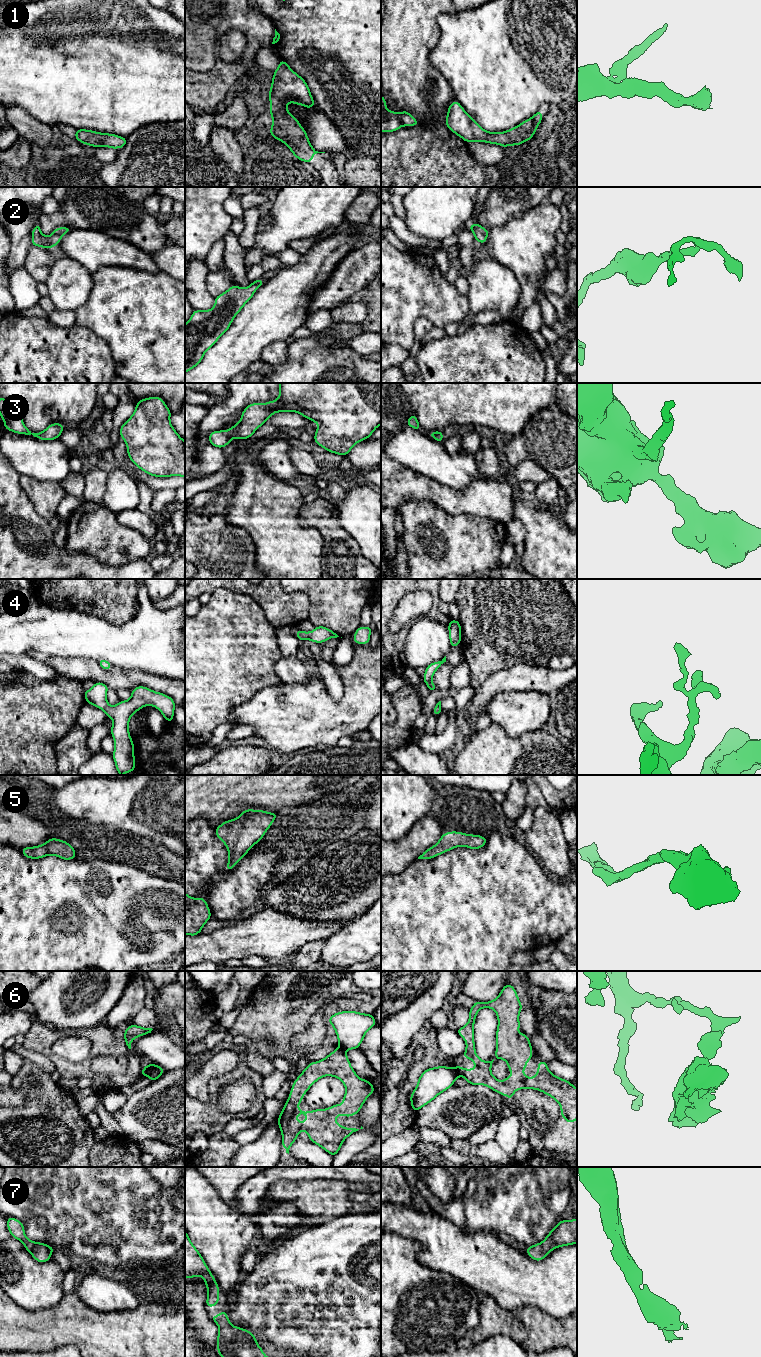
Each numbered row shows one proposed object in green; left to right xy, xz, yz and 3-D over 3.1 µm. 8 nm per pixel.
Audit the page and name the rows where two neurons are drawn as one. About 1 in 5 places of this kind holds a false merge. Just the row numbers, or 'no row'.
6

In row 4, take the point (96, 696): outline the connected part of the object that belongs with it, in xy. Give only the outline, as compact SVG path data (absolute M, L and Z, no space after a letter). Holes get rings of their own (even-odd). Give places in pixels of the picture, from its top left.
M95 682L94 686L84 692L87 703L103 710L113 720L111 735L115 742L112 756L119 775L129 773L135 769L134 743L129 733L130 717L144 706L158 708L167 722L173 721L174 700L166 694L155 692L144 686L138 686L132 690L131 697L126 701L120 701L115 706L107 702L106 693L108 686L101 682Z

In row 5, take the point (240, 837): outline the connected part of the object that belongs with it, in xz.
M248 809L238 818L224 821L216 827L216 836L226 845L229 860L226 871L236 866L247 852L258 843L270 828L278 813Z

